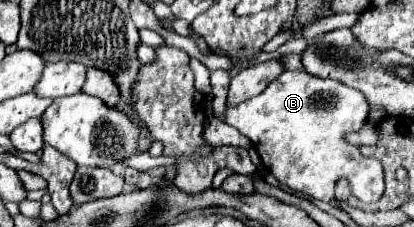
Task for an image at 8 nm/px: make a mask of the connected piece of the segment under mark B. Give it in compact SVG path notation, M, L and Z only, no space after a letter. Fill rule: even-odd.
M287 70L245 104L227 104L223 122L247 136L267 170L293 192L327 202L333 198L335 182L347 178L353 196L363 202L375 202L385 190L381 164L375 158L363 158L359 146L345 140L347 134L365 126L367 114L369 104L355 88L343 86L339 80Z

